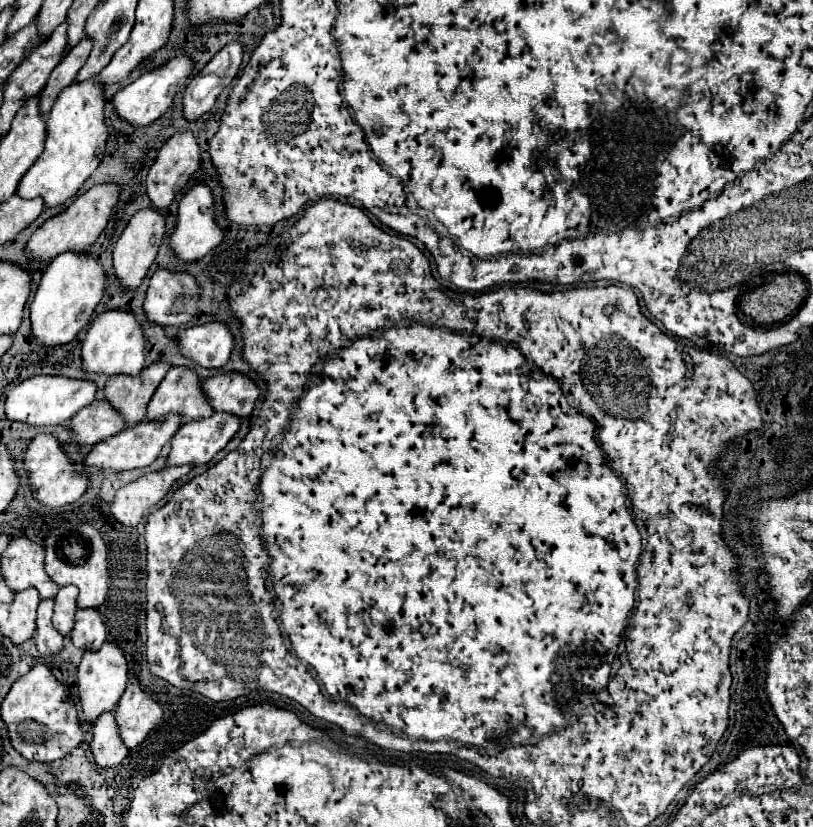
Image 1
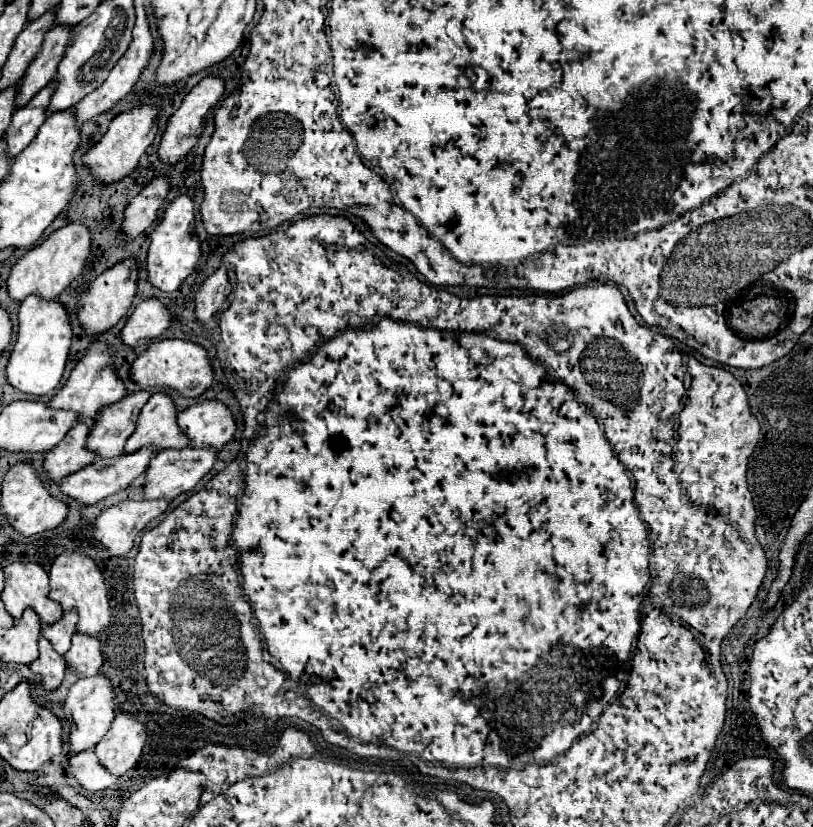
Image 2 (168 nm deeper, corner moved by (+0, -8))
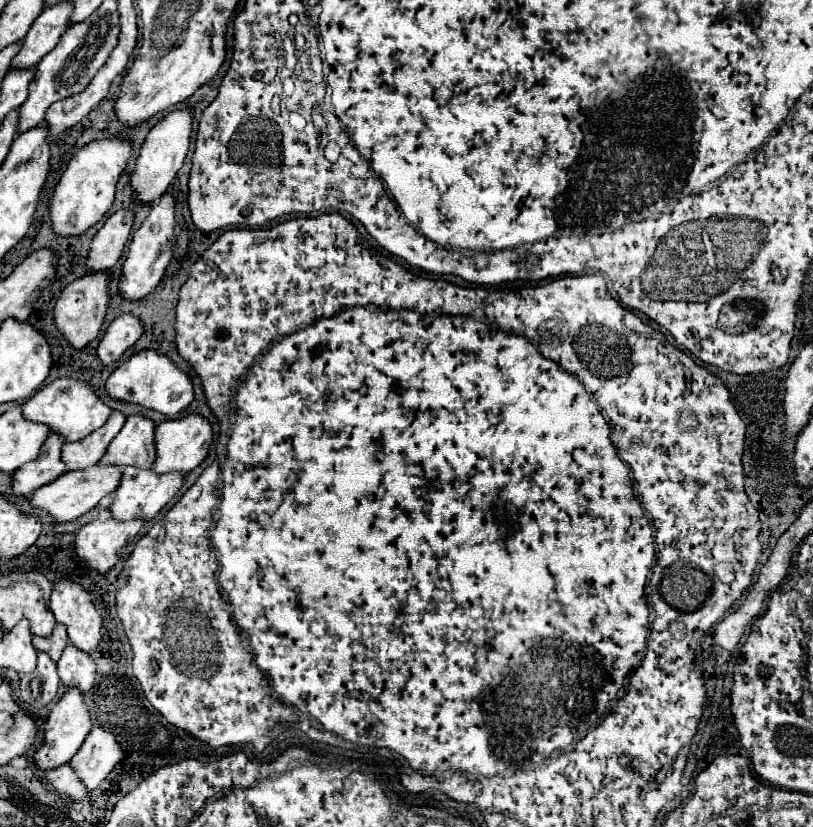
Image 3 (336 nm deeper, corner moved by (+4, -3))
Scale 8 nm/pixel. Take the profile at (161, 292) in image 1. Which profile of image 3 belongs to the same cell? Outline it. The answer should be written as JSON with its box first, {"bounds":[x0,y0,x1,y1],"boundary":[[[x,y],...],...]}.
{"bounds":[97,315,141,365],"boundary":[[[119,315],[97,345],[97,357],[103,365],[113,365],[141,337],[141,321],[135,315]]]}

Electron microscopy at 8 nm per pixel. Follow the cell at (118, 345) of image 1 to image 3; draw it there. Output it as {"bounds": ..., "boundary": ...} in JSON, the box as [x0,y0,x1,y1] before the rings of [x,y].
{"bounds":[21,379,111,443],"boundary":[[[57,379],[51,385],[47,385],[45,389],[39,389],[23,407],[21,407],[21,415],[33,423],[43,423],[51,429],[51,433],[59,435],[65,443],[71,441],[79,441],[83,437],[87,437],[89,433],[93,433],[95,429],[103,427],[105,421],[111,415],[111,409],[95,395],[93,387],[77,381],[77,379]]]}

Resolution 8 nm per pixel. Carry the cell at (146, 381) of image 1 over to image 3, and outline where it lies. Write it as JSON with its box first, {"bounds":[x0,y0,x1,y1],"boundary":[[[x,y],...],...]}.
{"bounds":[61,411,125,471],"boundary":[[[113,411],[111,419],[101,427],[101,431],[93,431],[85,439],[77,443],[65,443],[61,447],[61,459],[65,463],[65,471],[81,471],[87,469],[105,455],[109,441],[117,435],[117,431],[125,425],[125,415],[121,411]]]}

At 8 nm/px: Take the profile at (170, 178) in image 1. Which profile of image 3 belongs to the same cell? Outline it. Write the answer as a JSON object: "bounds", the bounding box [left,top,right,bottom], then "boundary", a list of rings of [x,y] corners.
{"bounds":[85,209,133,273],"boundary":[[[121,209],[113,213],[105,225],[95,233],[85,269],[87,273],[99,273],[99,271],[109,271],[121,257],[123,247],[129,241],[133,225],[133,213],[127,209]]]}

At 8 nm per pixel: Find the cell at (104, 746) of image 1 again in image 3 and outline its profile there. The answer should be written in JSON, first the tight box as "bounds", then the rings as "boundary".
{"bounds":[45,765,87,801],"boundary":[[[61,765],[53,771],[47,771],[45,781],[51,783],[51,789],[55,793],[65,795],[71,801],[79,801],[87,795],[85,787],[81,787],[81,783],[77,783],[77,779],[73,779],[73,771],[69,771],[69,765]]]}

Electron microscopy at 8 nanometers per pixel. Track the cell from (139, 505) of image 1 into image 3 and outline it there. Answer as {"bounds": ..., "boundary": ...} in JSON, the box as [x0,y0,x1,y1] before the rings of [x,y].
{"bounds":[75,521,143,575],"boundary":[[[93,521],[79,529],[75,537],[75,553],[95,573],[105,575],[123,553],[123,547],[133,541],[143,523],[113,523]]]}

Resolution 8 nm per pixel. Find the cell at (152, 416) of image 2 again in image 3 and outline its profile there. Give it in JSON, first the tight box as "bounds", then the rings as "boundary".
{"bounds":[101,415,155,469],"boundary":[[[141,415],[127,417],[123,429],[109,443],[105,455],[101,457],[101,465],[117,465],[117,467],[141,467],[149,469],[153,463],[153,431],[155,423]]]}

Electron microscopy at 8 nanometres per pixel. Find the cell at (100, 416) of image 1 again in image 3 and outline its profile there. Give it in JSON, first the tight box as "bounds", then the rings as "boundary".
{"bounds":[13,435,65,497],"boundary":[[[49,435],[45,439],[39,457],[13,473],[13,495],[29,497],[35,489],[65,473],[65,463],[61,463],[61,445],[63,443],[57,439],[57,435]]]}

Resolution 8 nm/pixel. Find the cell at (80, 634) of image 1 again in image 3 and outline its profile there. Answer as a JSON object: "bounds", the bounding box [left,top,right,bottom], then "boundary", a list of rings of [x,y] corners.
{"bounds":[59,643,95,693],"boundary":[[[71,643],[65,647],[59,665],[59,677],[65,687],[75,687],[81,693],[87,693],[95,683],[95,661],[91,655],[77,651]]]}

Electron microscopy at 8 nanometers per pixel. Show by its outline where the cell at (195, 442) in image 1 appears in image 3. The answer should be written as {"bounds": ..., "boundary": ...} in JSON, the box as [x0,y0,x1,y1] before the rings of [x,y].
{"bounds":[109,467,183,521],"boundary":[[[121,467],[121,483],[113,493],[113,503],[109,505],[109,513],[115,521],[151,521],[179,491],[183,483],[183,475],[169,473],[169,475],[153,475],[151,469],[137,469],[137,467]]]}

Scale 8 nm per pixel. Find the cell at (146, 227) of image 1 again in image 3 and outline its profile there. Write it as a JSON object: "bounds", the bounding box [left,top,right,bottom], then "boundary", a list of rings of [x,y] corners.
{"bounds":[53,273,109,349],"boundary":[[[91,273],[85,275],[73,283],[69,283],[59,301],[55,303],[53,309],[53,323],[59,329],[59,333],[67,339],[67,343],[73,349],[83,349],[87,347],[93,339],[97,339],[103,319],[105,319],[105,311],[107,311],[107,301],[109,301],[109,293],[107,293],[107,285],[109,285],[109,277],[107,273]]]}

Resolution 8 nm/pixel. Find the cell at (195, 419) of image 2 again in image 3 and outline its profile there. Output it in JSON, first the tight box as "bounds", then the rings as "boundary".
{"bounds":[151,415,211,475],"boundary":[[[187,415],[183,419],[171,419],[171,421],[163,421],[157,425],[155,429],[155,455],[157,459],[153,461],[151,469],[159,475],[163,473],[173,473],[179,471],[183,475],[191,473],[197,465],[201,465],[207,457],[209,445],[211,445],[211,425],[207,419],[203,419],[201,415]]]}

